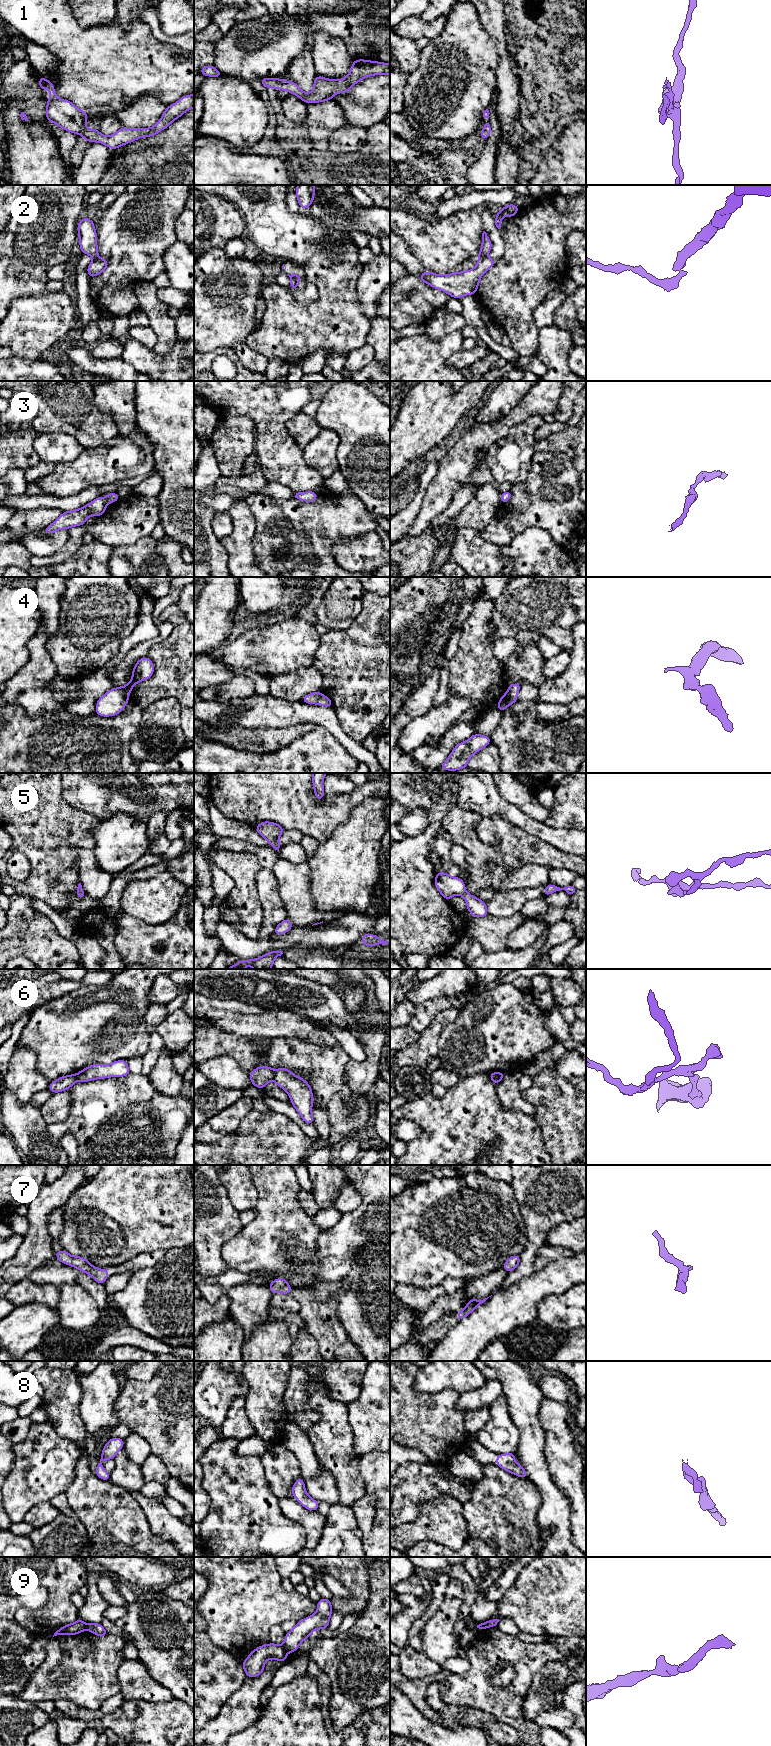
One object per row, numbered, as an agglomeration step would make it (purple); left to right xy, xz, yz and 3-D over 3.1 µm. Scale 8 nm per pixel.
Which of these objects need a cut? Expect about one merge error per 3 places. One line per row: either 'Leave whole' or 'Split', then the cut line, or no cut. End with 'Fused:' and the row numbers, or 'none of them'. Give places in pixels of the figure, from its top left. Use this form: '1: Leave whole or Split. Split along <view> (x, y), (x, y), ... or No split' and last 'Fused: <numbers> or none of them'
1: Leave whole. No split
2: Split. Split along yz (484, 256), (479, 260)
3: Leave whole. No split
4: Leave whole. No split
5: Leave whole. No split
6: Split. Split along xz (272, 1070), (273, 1079)
7: Leave whole. No split
8: Leave whole. No split
9: Split. Split along xz (283, 1645), (287, 1650)
Fused: 2, 6, 9

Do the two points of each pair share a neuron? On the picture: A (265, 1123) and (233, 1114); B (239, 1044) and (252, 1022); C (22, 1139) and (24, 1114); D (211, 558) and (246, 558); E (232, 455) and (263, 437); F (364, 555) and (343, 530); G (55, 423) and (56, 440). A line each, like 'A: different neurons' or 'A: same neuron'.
A: different neurons
B: different neurons
C: same neuron
D: different neurons
E: different neurons
F: different neurons
G: different neurons

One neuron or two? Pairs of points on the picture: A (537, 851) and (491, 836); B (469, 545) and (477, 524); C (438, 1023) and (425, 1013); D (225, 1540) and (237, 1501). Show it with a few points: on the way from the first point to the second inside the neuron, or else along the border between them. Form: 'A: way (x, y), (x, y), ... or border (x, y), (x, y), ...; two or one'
A: way (526, 848), (519, 848), (512, 841), (502, 836); one
B: border (459, 526), (473, 529), (478, 533); two
C: border (454, 1008), (440, 1010), (420, 1032); two
D: way (235, 1530), (237, 1528), (237, 1511); one

